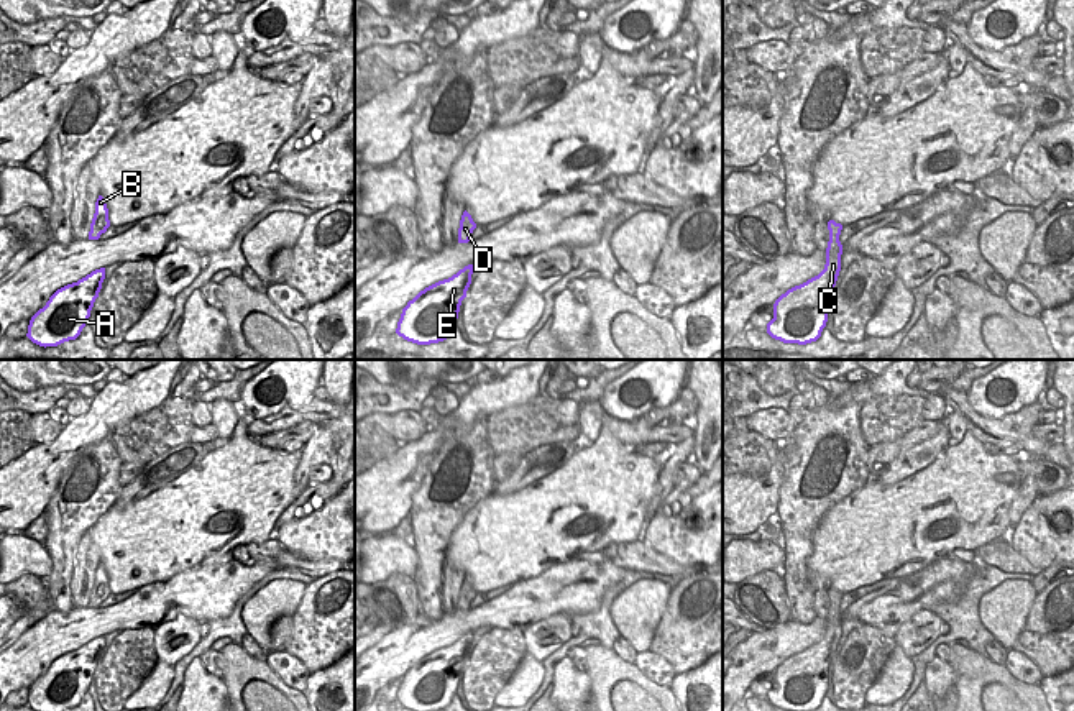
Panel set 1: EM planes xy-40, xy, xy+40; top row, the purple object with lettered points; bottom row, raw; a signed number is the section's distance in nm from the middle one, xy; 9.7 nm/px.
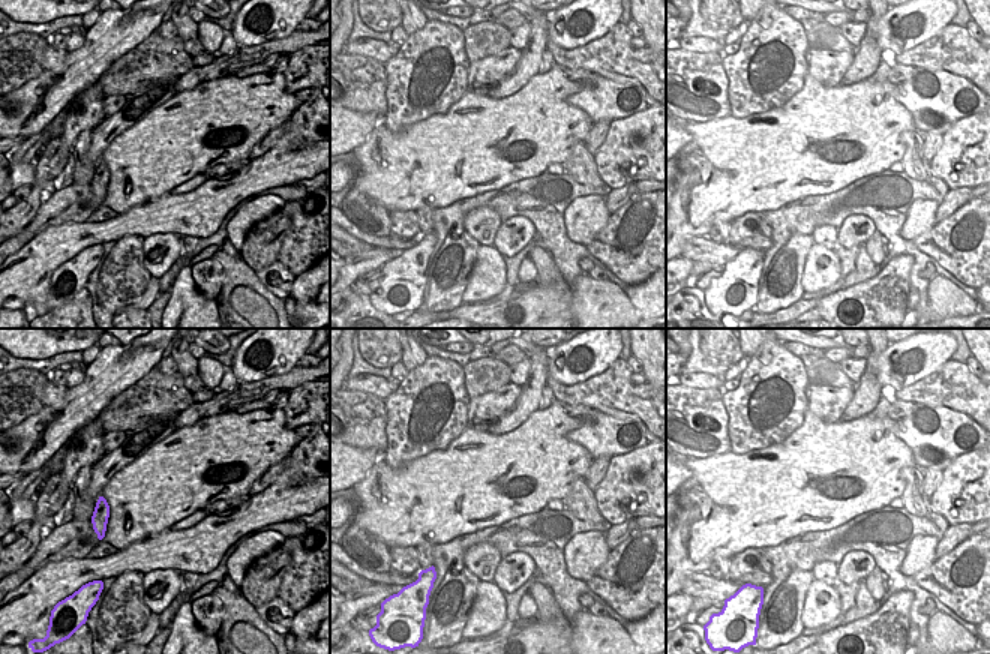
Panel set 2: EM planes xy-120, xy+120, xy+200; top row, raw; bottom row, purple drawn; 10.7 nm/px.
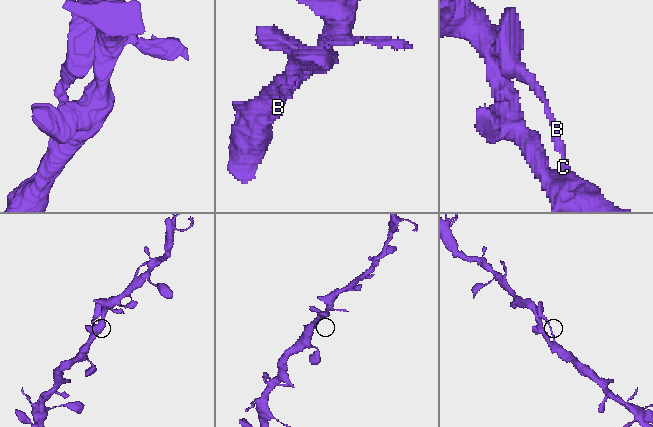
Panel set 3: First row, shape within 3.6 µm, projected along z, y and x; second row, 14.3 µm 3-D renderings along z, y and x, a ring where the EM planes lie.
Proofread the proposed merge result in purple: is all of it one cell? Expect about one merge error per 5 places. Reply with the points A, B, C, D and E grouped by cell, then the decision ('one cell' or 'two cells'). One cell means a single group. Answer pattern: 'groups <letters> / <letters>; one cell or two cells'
groups A B C D E; one cell

